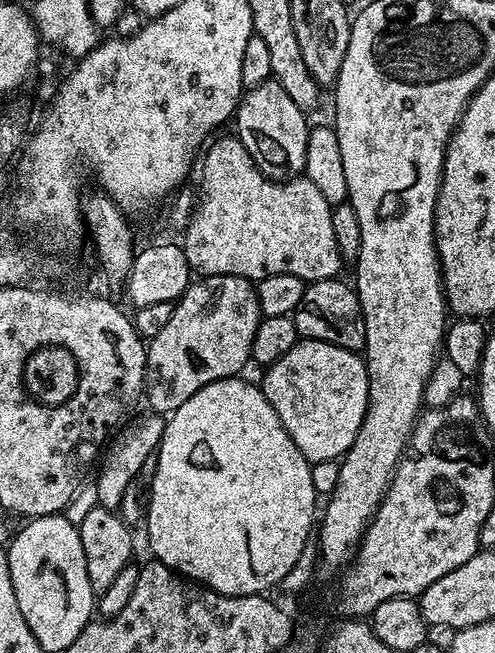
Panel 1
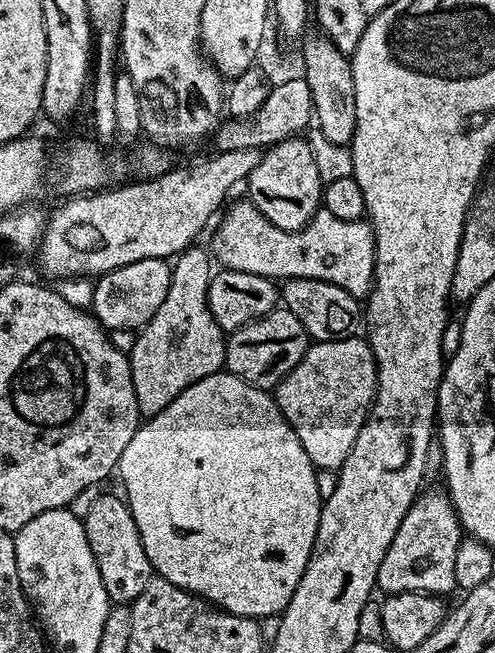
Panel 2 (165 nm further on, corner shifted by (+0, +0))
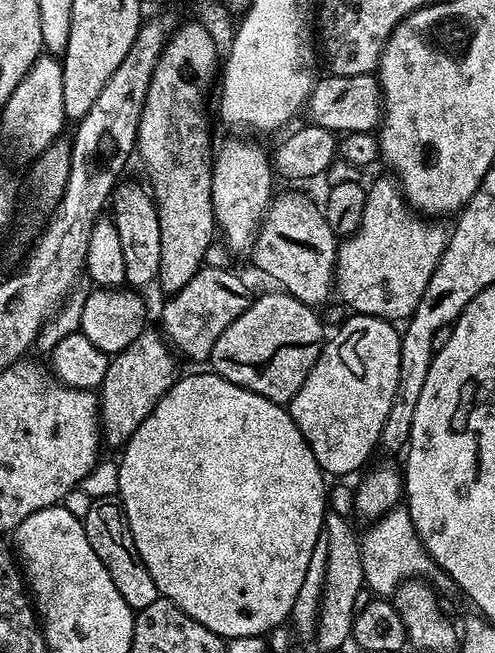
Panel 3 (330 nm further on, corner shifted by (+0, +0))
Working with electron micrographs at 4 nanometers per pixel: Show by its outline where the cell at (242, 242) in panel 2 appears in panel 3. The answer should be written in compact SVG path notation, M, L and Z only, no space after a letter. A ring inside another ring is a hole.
M387 179L376 180L372 185L370 183L367 185L368 197L362 222L356 232L339 241L336 249L334 292L337 297L340 295L339 303L349 304L353 313L361 316L377 316L393 322L404 322L418 306L426 290L426 282L430 282L430 274L434 274L444 253L444 247L448 245L450 232L447 227L444 229L440 225L443 223L429 222L423 215L410 210L399 183L395 179Z

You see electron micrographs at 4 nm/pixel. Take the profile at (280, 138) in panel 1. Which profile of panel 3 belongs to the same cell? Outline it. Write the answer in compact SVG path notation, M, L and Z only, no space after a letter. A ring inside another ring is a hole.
M284 192L275 197L268 206L268 213L264 215L264 221L260 223L260 233L256 235L256 241L250 253L250 259L265 272L272 280L277 280L279 287L289 292L294 298L298 298L304 304L313 306L327 305L328 295L334 292L336 278L336 249L338 237L334 230L326 222L321 205L316 204L308 196L300 192Z

